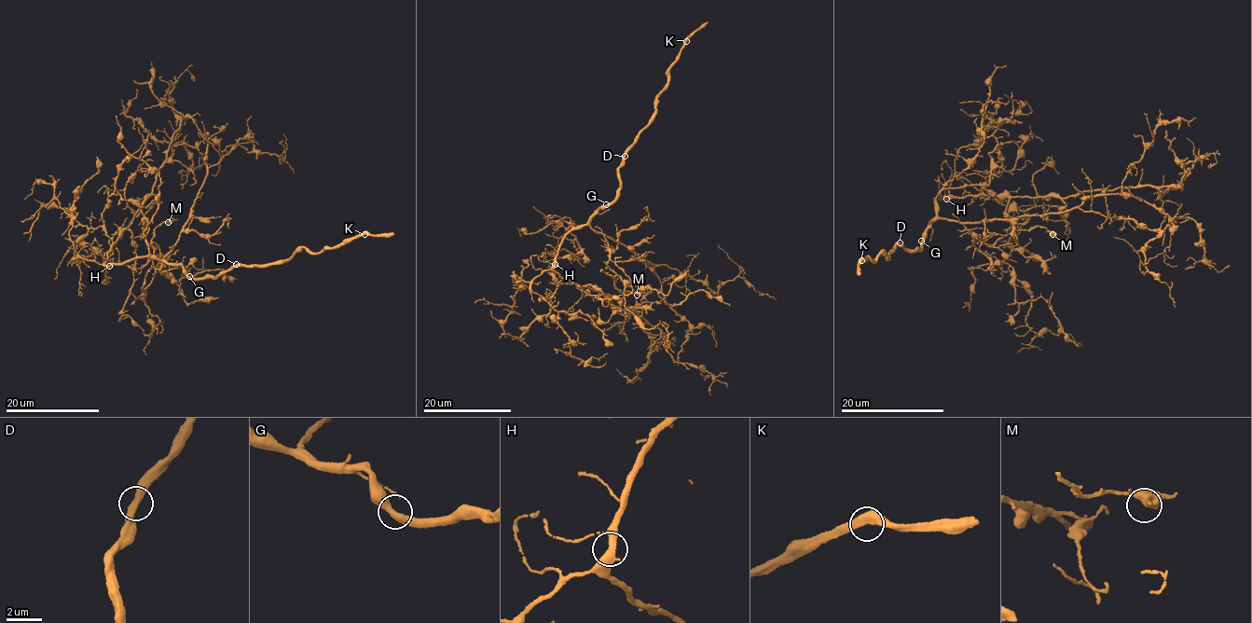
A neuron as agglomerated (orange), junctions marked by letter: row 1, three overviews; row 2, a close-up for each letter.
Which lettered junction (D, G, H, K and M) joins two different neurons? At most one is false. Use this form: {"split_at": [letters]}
{"split_at": []}

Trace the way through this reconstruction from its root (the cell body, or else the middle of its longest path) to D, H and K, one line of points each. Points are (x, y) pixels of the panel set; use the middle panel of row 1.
D: (574, 229), (587, 223), (598, 209), (608, 205), (617, 195), (619, 186), (617, 175), (625, 156)
H: (574, 229), (566, 232), (562, 238), (555, 264)
K: (574, 229), (617, 195), (617, 175), (625, 155), (650, 123), (657, 96), (686, 41)

